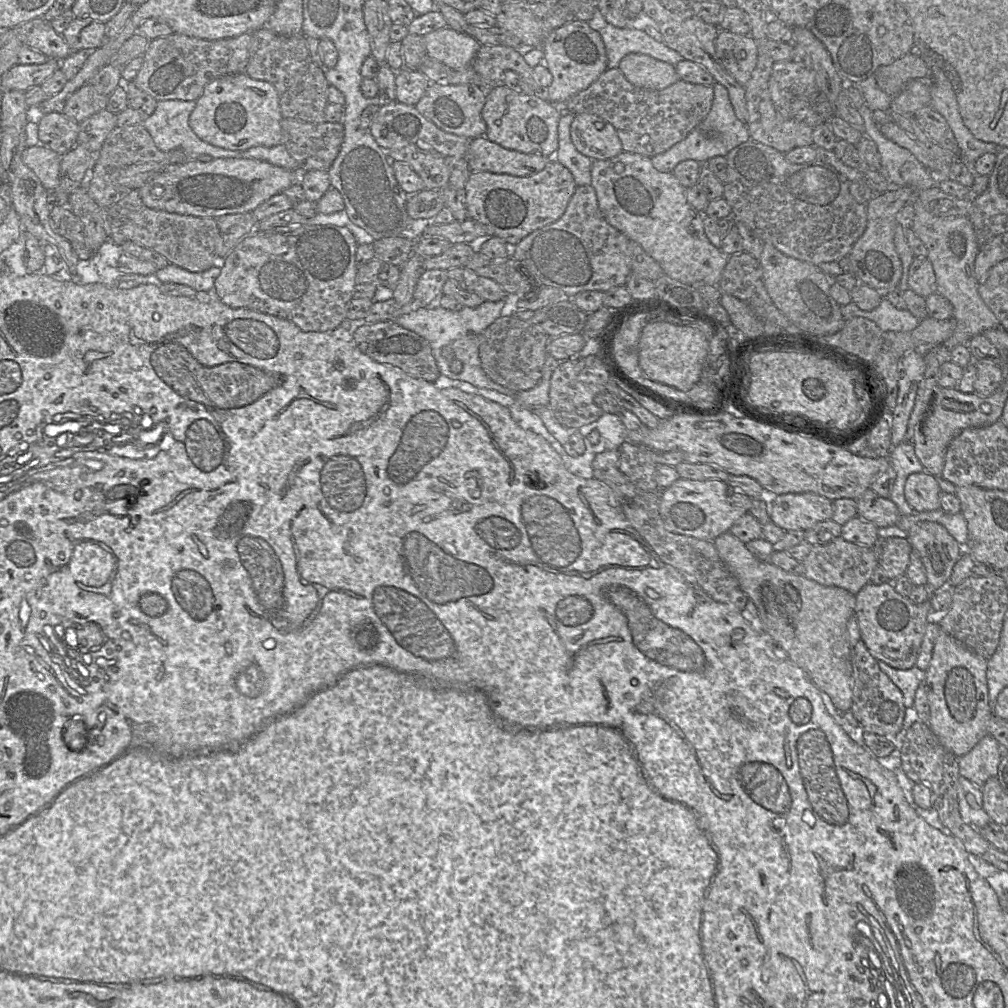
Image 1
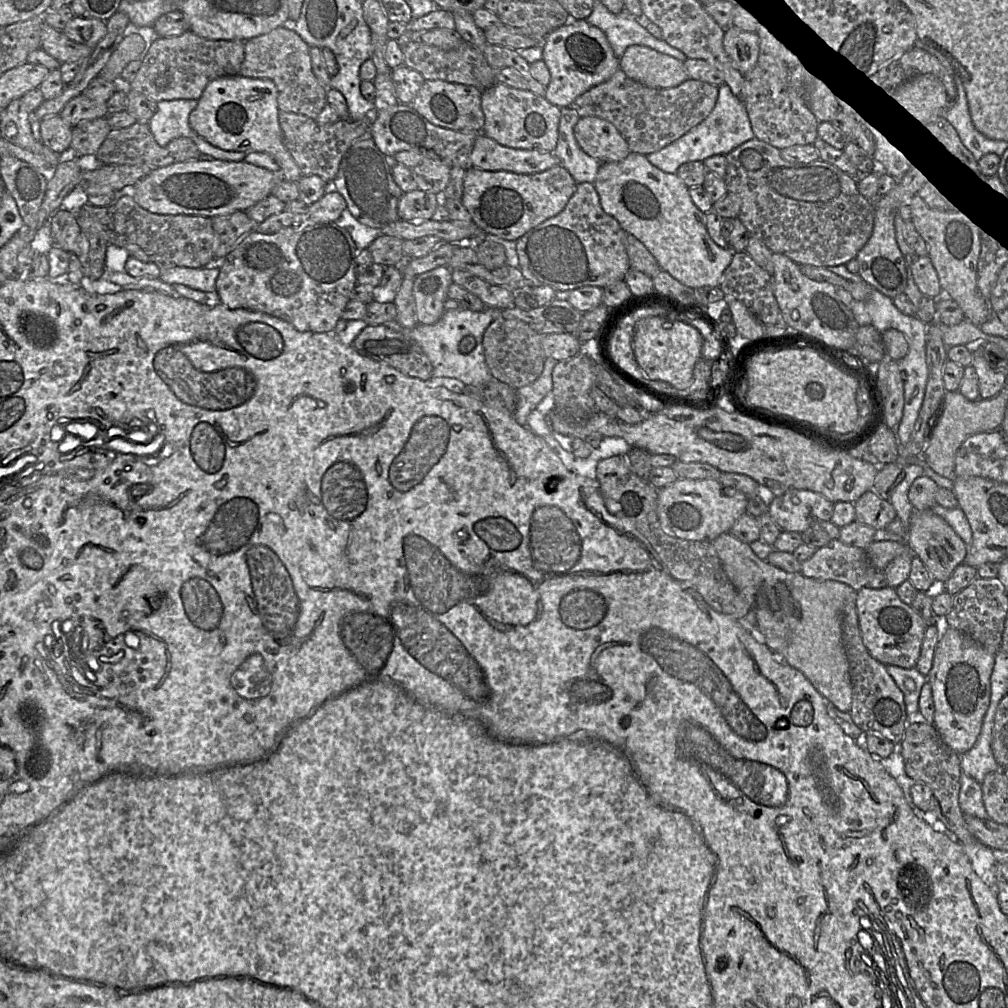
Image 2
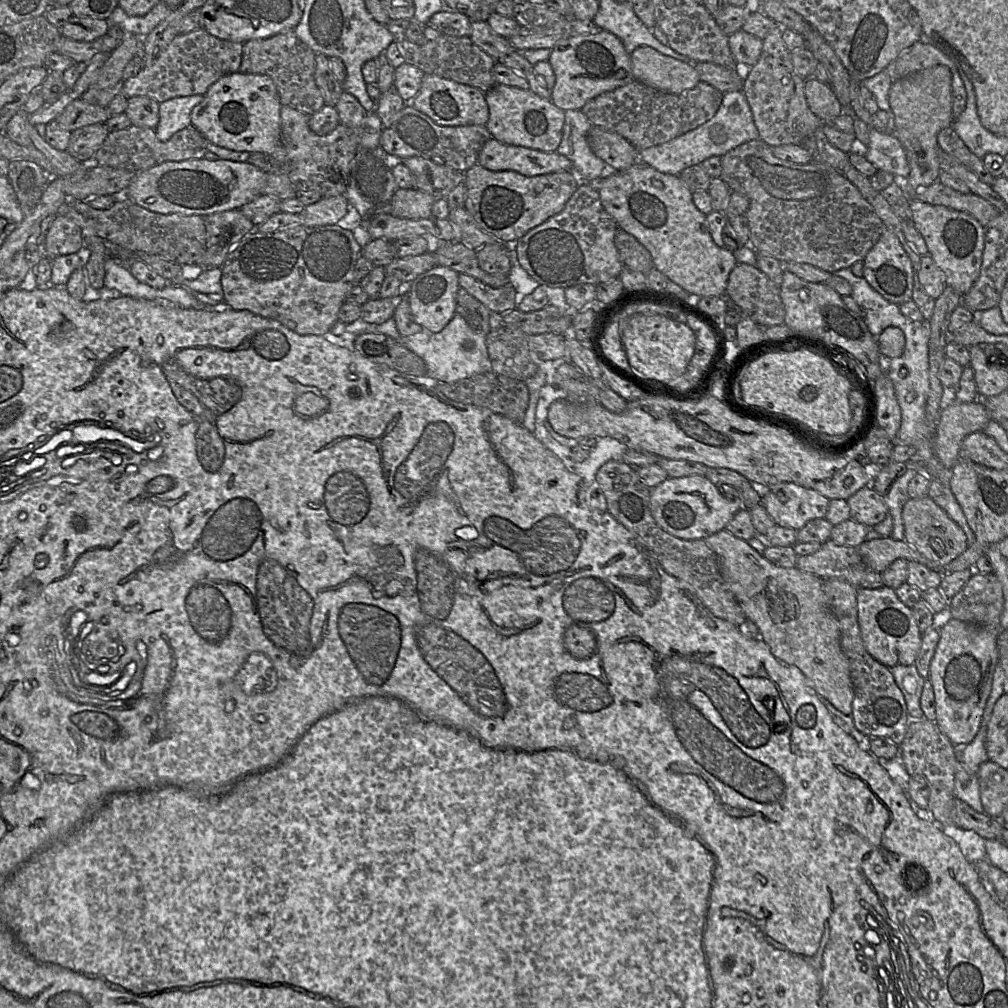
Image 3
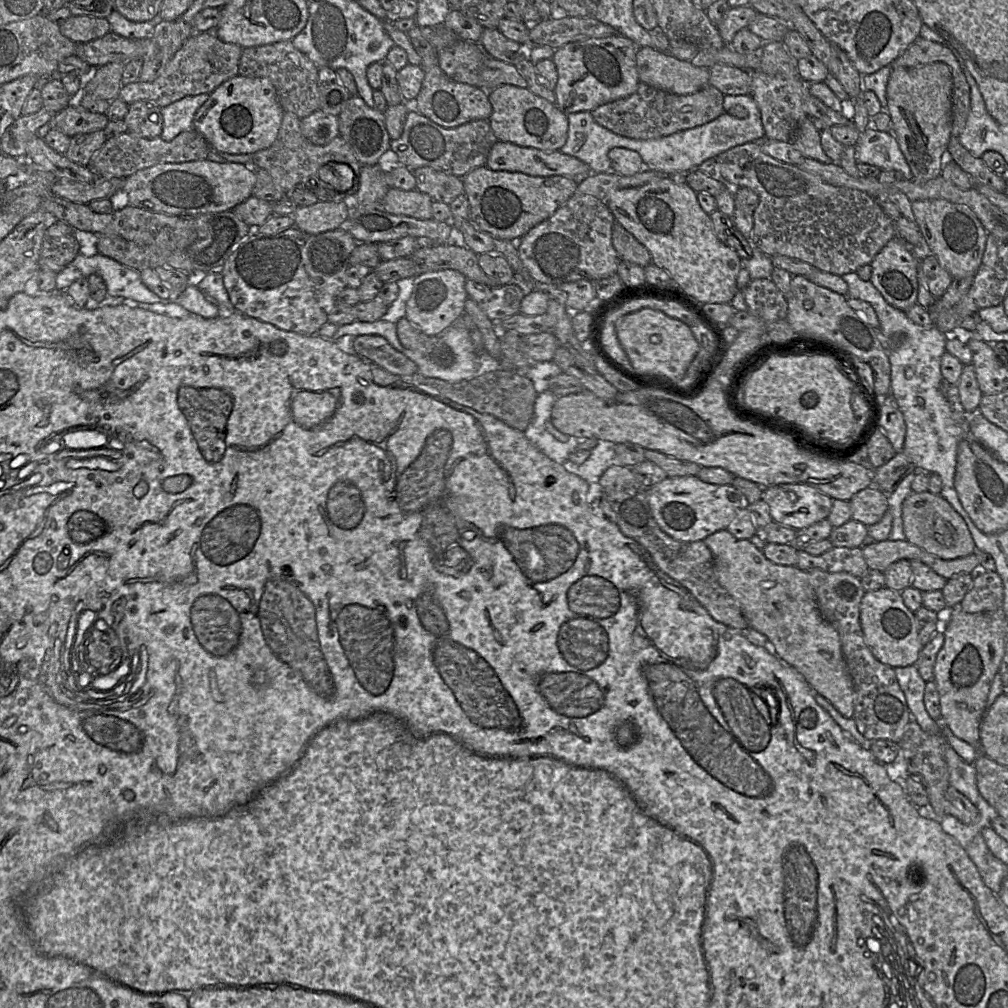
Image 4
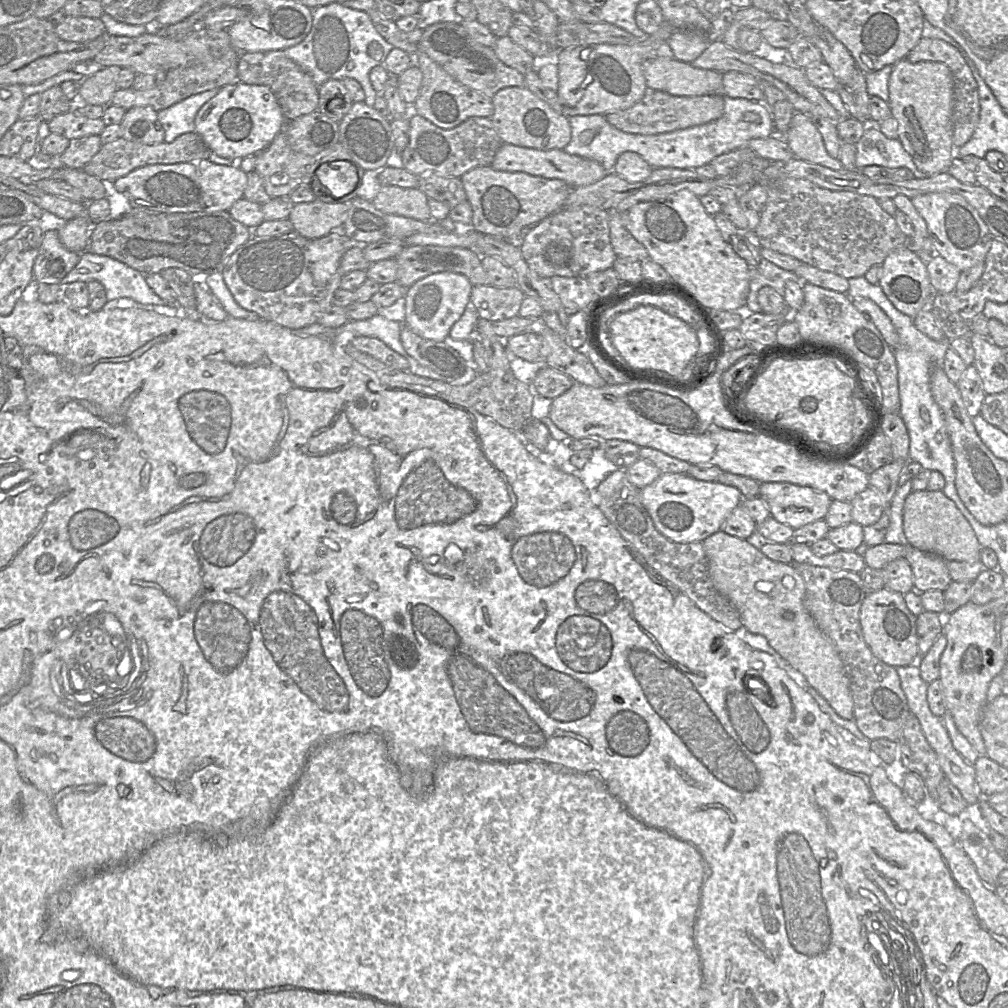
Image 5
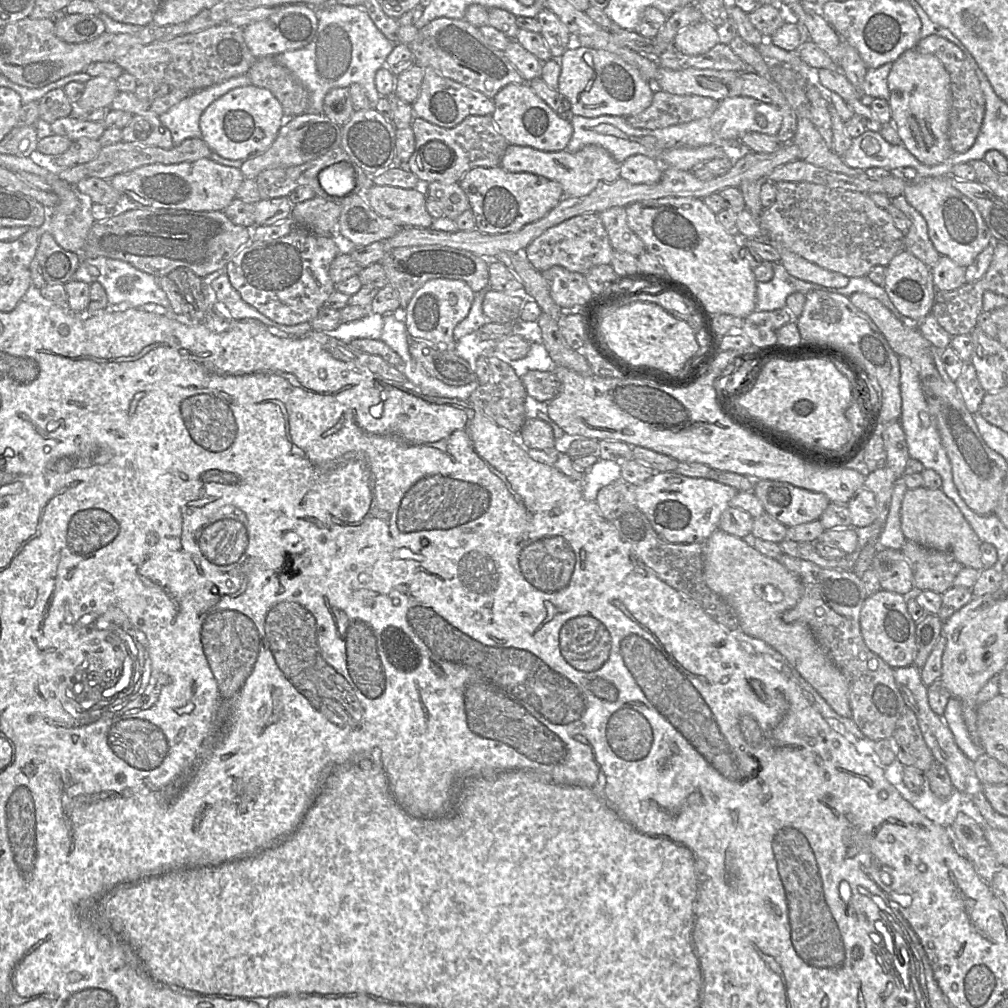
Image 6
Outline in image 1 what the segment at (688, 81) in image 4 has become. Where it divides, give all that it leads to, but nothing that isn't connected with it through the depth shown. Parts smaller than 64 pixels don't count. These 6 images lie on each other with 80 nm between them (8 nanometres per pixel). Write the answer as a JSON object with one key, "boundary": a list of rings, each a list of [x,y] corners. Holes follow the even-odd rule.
{"boundary":[[[627,54],[617,68],[632,85],[642,89],[661,90],[680,80],[674,65],[645,54]]]}

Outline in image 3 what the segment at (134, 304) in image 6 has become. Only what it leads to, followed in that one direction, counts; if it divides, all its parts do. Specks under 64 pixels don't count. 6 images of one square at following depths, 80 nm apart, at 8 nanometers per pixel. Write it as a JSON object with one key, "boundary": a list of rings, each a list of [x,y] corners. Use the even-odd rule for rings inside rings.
{"boundary":[[[107,257],[105,260],[104,286],[116,289],[123,296],[147,300],[157,299],[157,292],[151,286],[135,279],[129,271],[128,265],[120,263],[113,257]]]}

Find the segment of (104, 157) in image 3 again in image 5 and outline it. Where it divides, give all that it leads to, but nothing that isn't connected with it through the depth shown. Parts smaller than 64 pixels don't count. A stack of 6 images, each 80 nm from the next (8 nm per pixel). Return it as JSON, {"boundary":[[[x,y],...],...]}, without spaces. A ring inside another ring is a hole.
{"boundary":[[[189,132],[180,135],[171,143],[142,144],[118,138],[115,141],[102,144],[100,150],[82,168],[87,174],[100,179],[101,181],[112,181],[127,175],[133,170],[153,164],[174,164],[208,159],[211,150],[204,143],[201,136],[196,132]]]}

